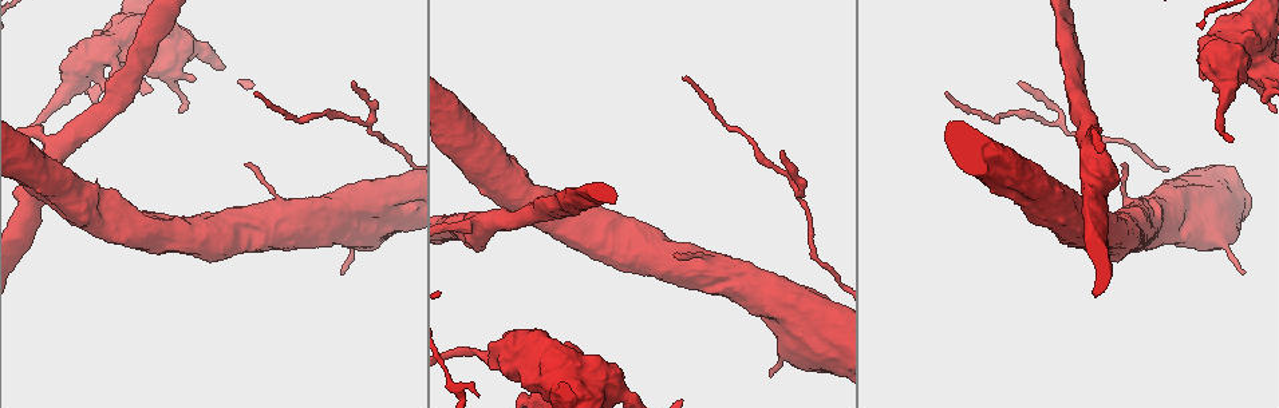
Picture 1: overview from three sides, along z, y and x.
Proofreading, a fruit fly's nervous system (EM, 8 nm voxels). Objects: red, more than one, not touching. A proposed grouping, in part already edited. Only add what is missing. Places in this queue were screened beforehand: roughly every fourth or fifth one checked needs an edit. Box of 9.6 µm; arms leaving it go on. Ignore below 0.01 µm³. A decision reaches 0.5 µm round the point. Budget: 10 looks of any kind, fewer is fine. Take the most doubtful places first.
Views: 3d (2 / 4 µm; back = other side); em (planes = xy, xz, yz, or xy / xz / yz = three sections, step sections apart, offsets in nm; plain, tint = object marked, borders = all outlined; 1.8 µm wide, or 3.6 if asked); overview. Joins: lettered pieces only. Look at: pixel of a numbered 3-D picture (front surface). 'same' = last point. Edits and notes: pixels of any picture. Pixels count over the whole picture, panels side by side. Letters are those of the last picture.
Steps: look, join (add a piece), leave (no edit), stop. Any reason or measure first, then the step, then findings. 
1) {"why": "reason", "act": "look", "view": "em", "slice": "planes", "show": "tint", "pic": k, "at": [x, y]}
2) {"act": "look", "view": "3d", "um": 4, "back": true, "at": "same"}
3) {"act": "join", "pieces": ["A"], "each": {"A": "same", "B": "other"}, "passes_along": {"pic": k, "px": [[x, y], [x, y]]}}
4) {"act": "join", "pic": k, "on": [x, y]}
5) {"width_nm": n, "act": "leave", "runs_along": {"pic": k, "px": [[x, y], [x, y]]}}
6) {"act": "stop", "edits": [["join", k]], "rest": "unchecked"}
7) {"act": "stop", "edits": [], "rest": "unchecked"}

{"why": "tapers out", "act": "look", "view": "3d", "um": 4, "back": true, "pic": 1, "at": [1021, 83]}

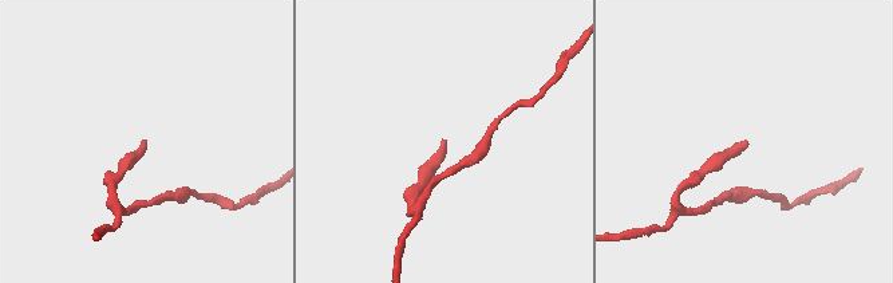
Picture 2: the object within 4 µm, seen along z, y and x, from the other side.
{"why": "need the tissue", "act": "look", "view": "em", "slice": "xy", "step": 8, "show": "borders", "pic": 2, "at": [444, 144]}

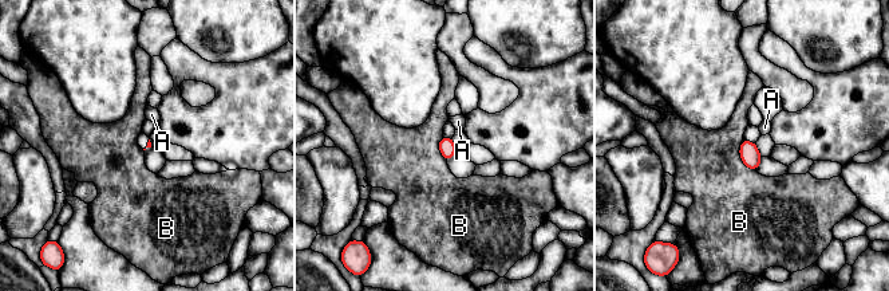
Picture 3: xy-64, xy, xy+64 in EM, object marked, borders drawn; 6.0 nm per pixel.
{"why": "cut it another way", "act": "look", "view": "em", "slice": "planes", "show": "borders", "at": "same"}

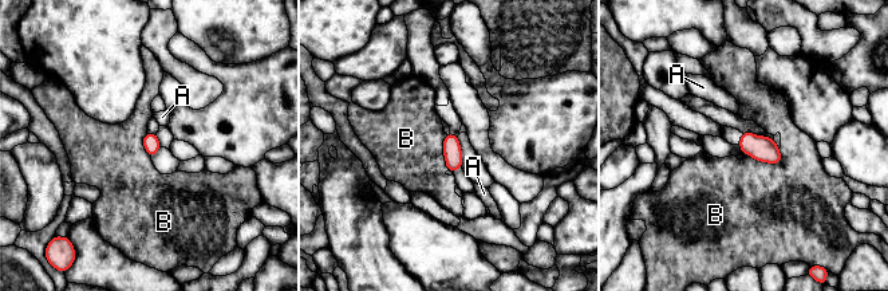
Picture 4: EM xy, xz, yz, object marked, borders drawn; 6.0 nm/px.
{"act": "leave", "each": {"A": "other", "B": "other"}, "border": {"pic": 4, "px": [[742, 150], [757, 160], [781, 161]]}, "found": "none of them fits"}

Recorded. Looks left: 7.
{"why": "branch stops here", "act": "look", "view": "em", "um": 3.6, "slice": "planes", "show": "tint", "pic": 1, "at": [624, 377]}

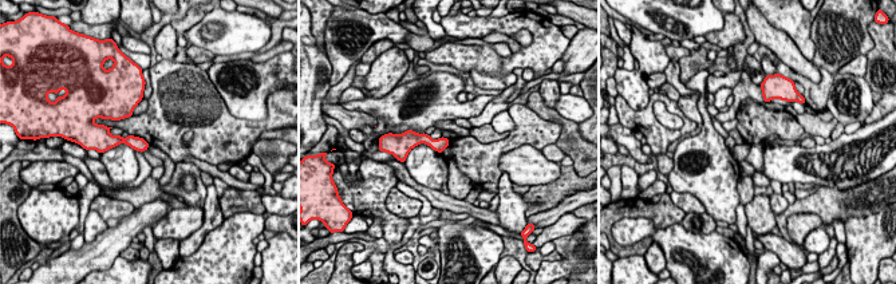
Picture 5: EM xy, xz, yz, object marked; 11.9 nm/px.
{"why": "what lies round it", "act": "look", "view": "em", "um": 3.6, "slice": "planes", "show": "borders", "at": "same"}

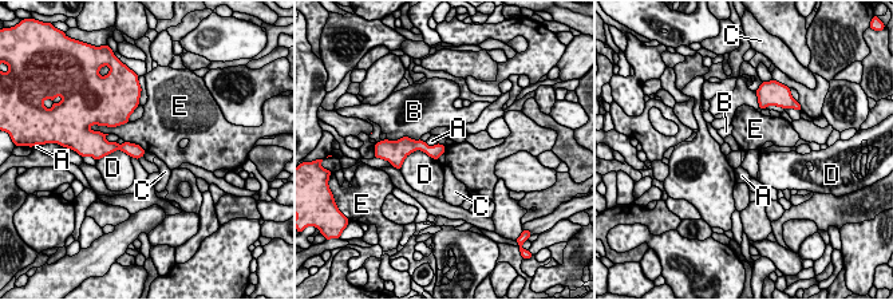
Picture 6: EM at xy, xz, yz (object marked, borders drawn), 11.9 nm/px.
{"act": "leave", "each": {"A": "other", "B": "other", "C": "other", "D": "other", "E": "other"}, "runs_along": {"pic": 6, "px": [[406, 149], [410, 146], [441, 149]]}, "found": "no lettered piece goes on from it"}

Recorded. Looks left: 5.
{"why": "thin end", "act": "look", "view": "em", "um": 3.6, "slice": "planes", "show": "borders", "pic": 1, "at": [1245, 271]}

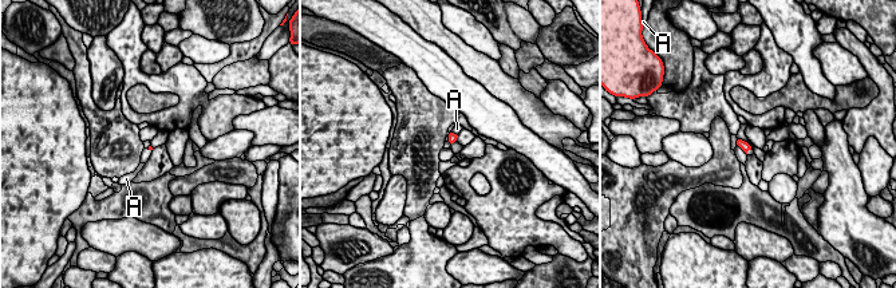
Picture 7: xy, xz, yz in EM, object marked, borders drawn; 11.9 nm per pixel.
{"longest_contact_nm": ["A", 190], "act": "leave", "each": {"A": "other"}, "found": "none of them fits"}

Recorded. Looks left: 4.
{"why": "branch stops here", "act": "look", "view": "3d", "um": 2, "pic": 1, "at": [1204, 79]}

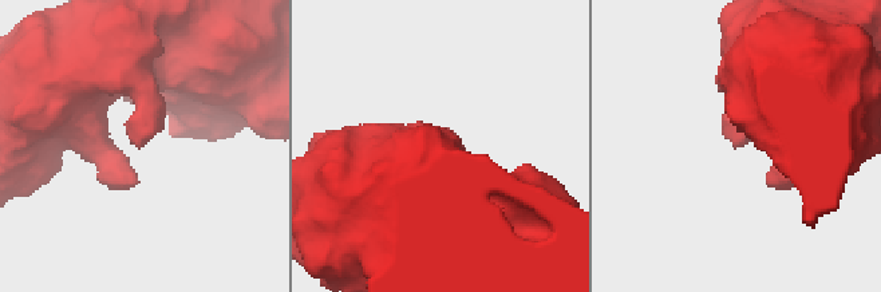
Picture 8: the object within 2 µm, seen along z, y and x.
{"why": "need the tissue", "act": "look", "view": "em", "slice": "yz", "step": 4, "show": "plain", "pic": 8, "at": [145, 144]}

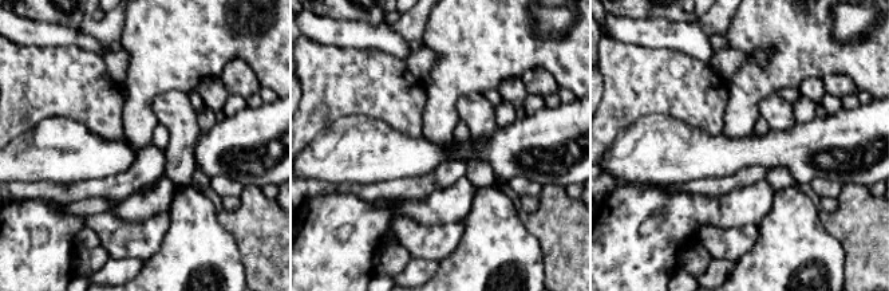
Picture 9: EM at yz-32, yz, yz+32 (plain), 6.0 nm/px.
{"act": "look", "view": "em", "slice": "yz", "step": 4, "show": "borders", "at": "same"}

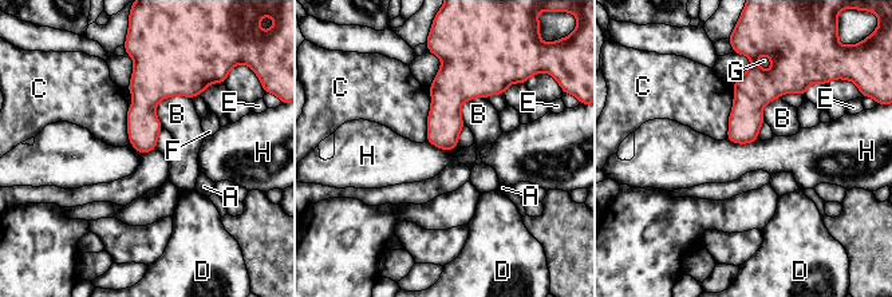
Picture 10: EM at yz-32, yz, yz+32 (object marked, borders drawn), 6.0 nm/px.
{"act": "leave", "each": {"A": "other", "B": "other", "C": "other", "D": "other", "E": "other", "F": "other", "G": "other", "H": "other"}, "border": {"pic": 10, "px": [[757, 137], [745, 143], [726, 138]]}, "found": "no lettered piece goes on from it"}

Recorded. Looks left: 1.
{"act": "stop", "edits": [], "rest": "unchecked"}

